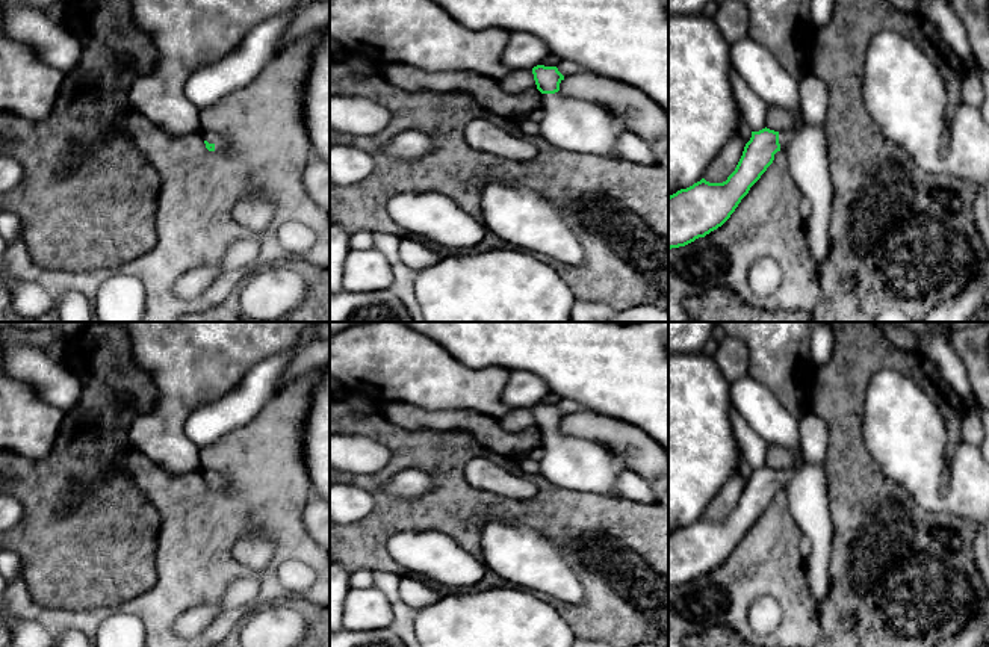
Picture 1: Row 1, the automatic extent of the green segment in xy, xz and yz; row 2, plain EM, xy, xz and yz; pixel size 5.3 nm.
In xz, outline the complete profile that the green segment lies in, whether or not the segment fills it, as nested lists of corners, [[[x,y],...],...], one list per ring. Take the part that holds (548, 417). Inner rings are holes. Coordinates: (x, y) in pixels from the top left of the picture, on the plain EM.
[[[557,405],[532,407],[544,450],[540,475],[557,487],[578,493],[619,497],[615,484],[623,466],[600,443],[560,432],[564,414]]]

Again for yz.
[[[803,461],[803,464],[798,467],[788,464],[780,470],[774,470],[767,466],[759,470],[752,470],[752,476],[746,482],[735,509],[727,515],[726,520],[709,522],[702,517],[693,525],[670,534],[668,588],[685,585],[721,565],[735,550],[741,538],[749,532],[750,526],[773,502],[774,493],[780,488],[786,493],[788,508],[792,520],[798,526],[801,535],[808,537],[811,541],[811,553],[805,559],[805,580],[808,591],[817,605],[826,600],[830,588],[829,568],[832,552],[832,519],[827,472],[824,463],[814,464],[808,461]]]

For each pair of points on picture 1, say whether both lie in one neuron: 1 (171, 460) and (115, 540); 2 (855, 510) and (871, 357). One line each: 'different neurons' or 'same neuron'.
1: different neurons
2: same neuron

